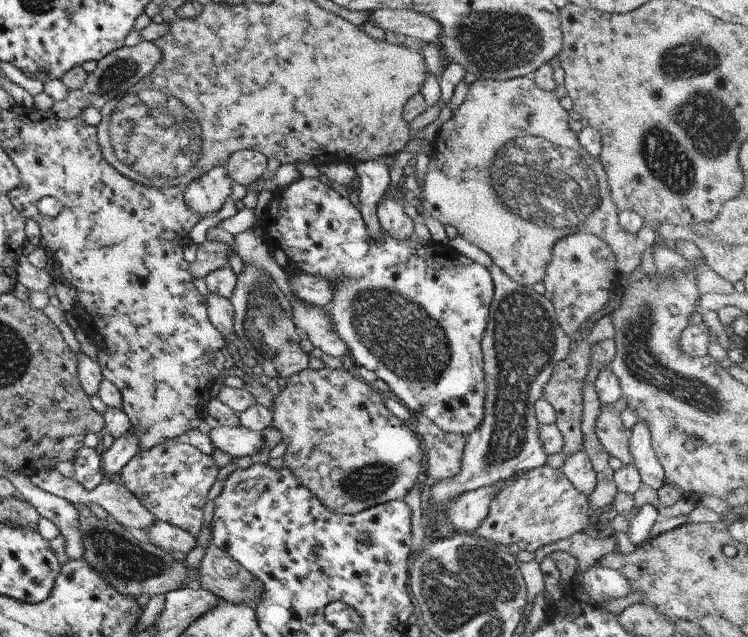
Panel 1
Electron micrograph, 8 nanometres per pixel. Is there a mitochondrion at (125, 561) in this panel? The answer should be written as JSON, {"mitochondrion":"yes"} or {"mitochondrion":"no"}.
{"mitochondrion":"yes"}

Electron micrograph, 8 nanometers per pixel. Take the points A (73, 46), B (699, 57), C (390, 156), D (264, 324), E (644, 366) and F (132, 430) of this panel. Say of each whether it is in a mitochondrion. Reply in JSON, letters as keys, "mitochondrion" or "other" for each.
{"A":"other","B":"mitochondrion","C":"other","D":"mitochondrion","E":"mitochondrion","F":"other"}

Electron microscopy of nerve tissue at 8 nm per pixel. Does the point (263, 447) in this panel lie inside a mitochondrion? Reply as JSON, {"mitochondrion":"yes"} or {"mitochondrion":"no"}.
{"mitochondrion":"no"}

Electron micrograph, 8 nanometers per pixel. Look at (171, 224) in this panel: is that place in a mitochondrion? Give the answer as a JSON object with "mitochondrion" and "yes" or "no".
{"mitochondrion":"no"}

